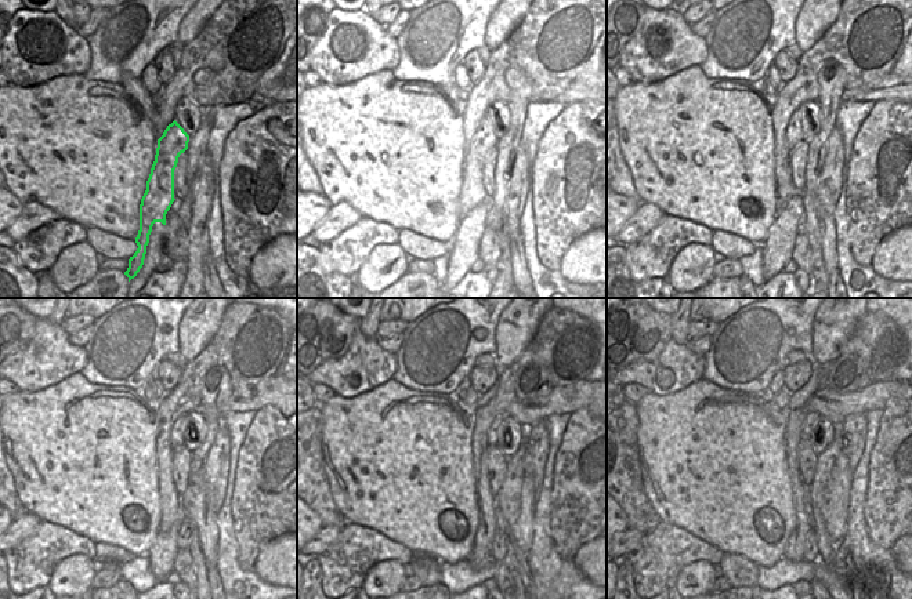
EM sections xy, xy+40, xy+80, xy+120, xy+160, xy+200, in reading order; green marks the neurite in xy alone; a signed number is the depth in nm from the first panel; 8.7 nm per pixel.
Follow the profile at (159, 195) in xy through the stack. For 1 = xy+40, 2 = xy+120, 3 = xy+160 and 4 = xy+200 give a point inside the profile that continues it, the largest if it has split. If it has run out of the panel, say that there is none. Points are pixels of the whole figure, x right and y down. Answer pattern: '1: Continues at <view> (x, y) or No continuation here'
1: Continues at xy+40 (471, 193)
2: Continues at xy+120 (176, 439)
3: Continues at xy+160 (492, 436)
4: Continues at xy+200 (811, 417).

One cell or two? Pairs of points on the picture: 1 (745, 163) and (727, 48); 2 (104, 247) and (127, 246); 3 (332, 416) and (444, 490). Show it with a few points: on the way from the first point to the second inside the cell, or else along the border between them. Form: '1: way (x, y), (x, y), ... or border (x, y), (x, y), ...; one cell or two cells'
1: border (701, 66), (701, 71), (709, 77), (752, 82); two cells
2: way (109, 246), (122, 246); one cell
3: way (359, 434), (377, 447), (416, 486); one cell

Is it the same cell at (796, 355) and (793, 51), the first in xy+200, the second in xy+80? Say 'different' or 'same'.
same

